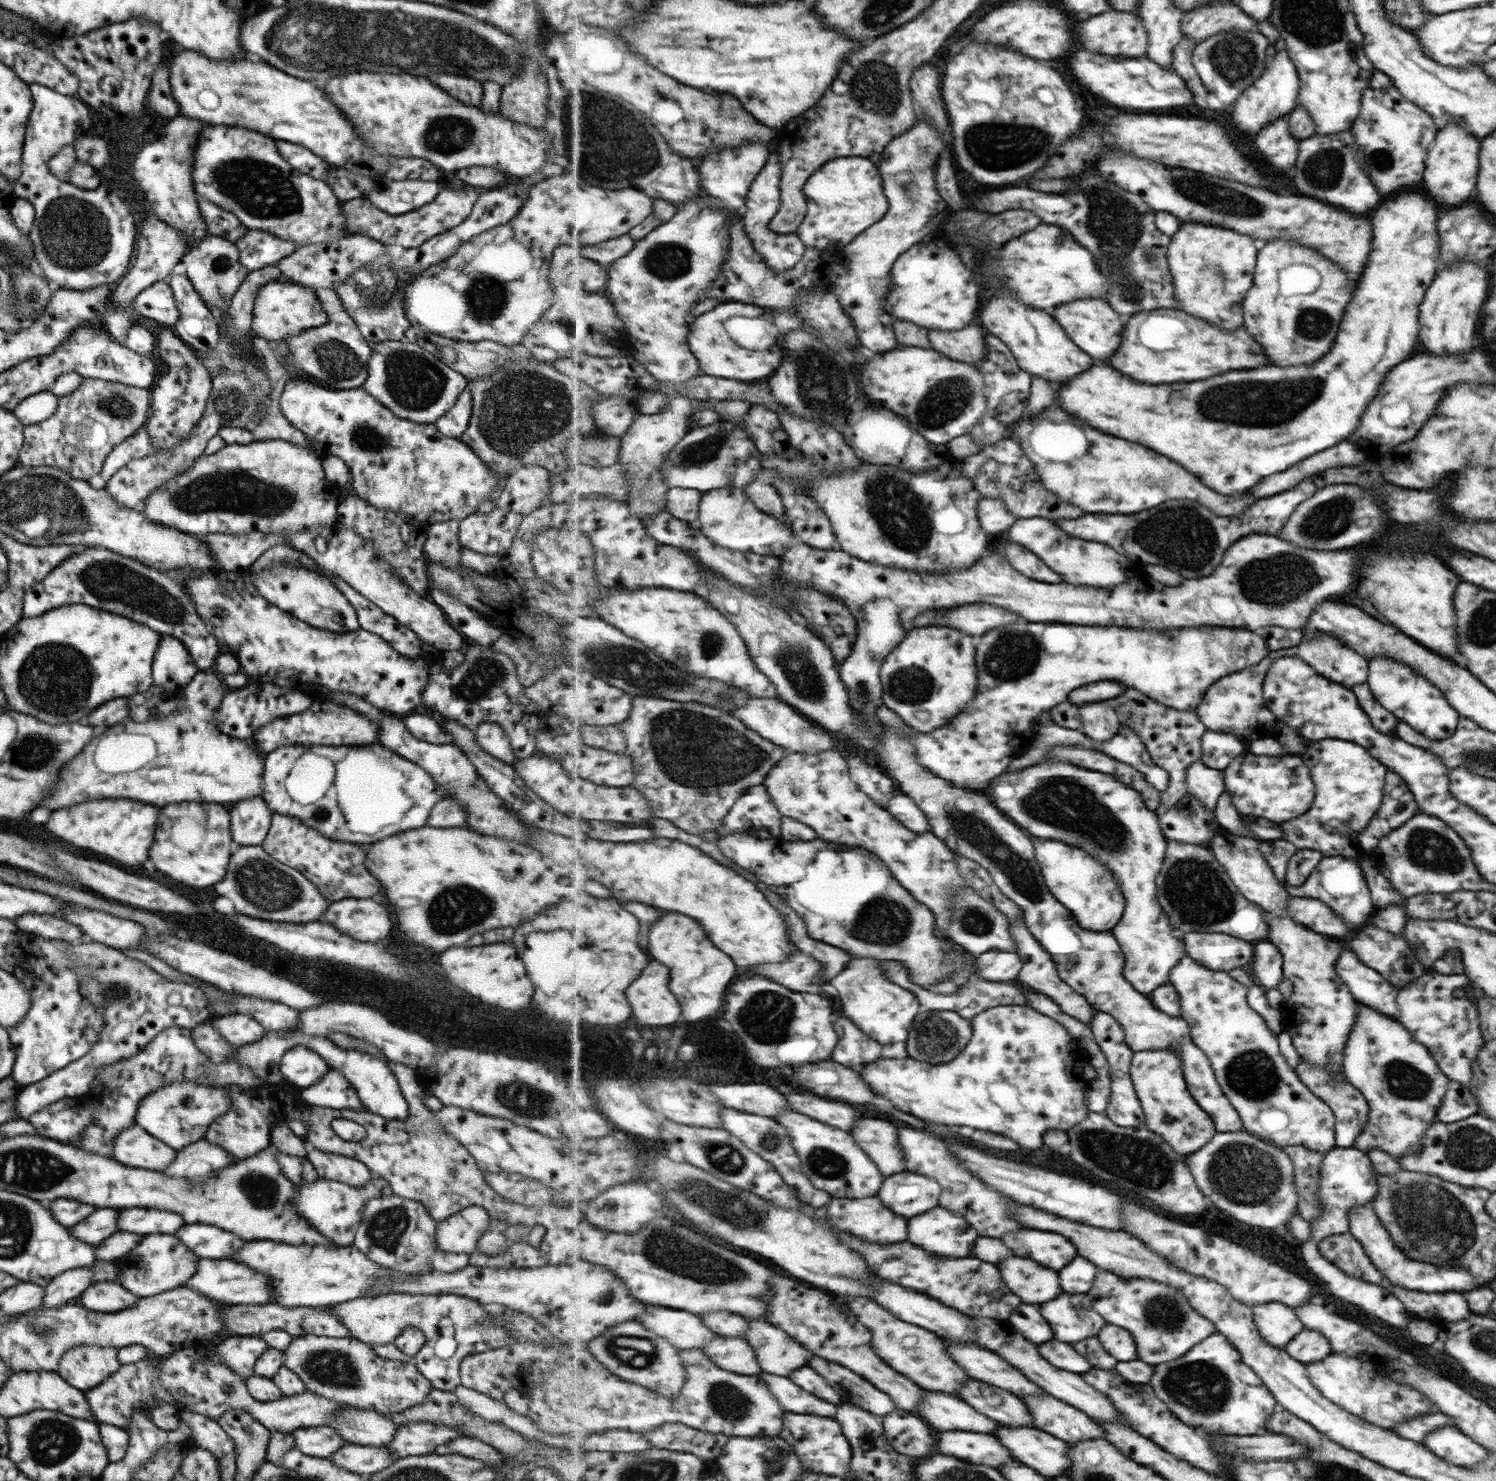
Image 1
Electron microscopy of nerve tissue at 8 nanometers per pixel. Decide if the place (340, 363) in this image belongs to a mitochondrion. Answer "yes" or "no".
yes

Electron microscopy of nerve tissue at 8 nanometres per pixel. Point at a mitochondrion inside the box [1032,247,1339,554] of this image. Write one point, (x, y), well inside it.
(1264, 402)

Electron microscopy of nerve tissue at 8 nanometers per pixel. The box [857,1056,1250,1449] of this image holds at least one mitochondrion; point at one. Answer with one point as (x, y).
(1198, 1385)

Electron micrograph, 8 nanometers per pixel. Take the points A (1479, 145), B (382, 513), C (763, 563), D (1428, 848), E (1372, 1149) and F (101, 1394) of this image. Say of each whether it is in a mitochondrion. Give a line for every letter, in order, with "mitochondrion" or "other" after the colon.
A: other
B: other
C: other
D: mitochondrion
E: other
F: other

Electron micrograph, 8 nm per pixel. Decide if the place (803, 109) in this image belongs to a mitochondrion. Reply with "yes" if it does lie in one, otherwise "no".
no

